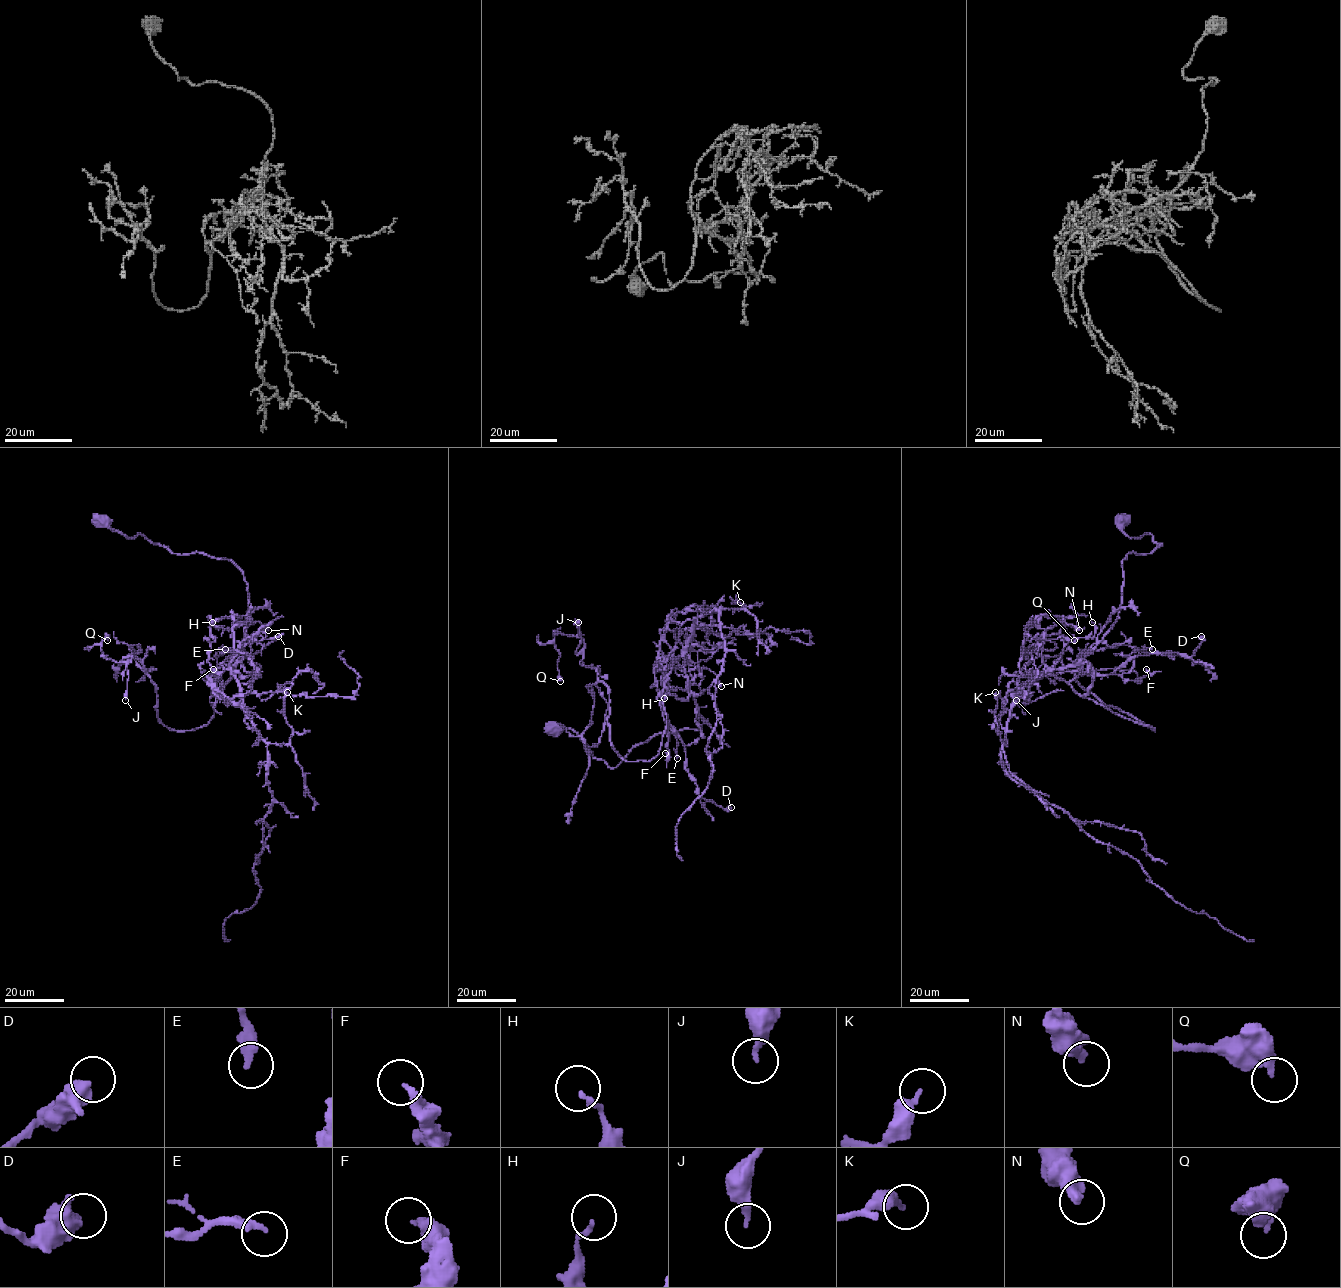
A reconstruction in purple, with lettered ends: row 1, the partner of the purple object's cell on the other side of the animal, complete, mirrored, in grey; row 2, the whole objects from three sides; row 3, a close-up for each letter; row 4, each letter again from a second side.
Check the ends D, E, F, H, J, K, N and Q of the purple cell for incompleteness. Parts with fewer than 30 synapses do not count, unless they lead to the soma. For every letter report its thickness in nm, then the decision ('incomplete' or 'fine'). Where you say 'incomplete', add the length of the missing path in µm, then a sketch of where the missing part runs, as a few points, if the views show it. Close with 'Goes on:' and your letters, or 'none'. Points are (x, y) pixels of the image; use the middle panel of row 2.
D: calibre 400 nm; fine
E: calibre 280 nm; fine
F: calibre 280 nm; fine
H: calibre 170 nm; fine
J: calibre 280 nm; fine
K: calibre 360 nm; fine
N: calibre 400 nm; fine
Q: calibre 400 nm; fine
Goes on: none

